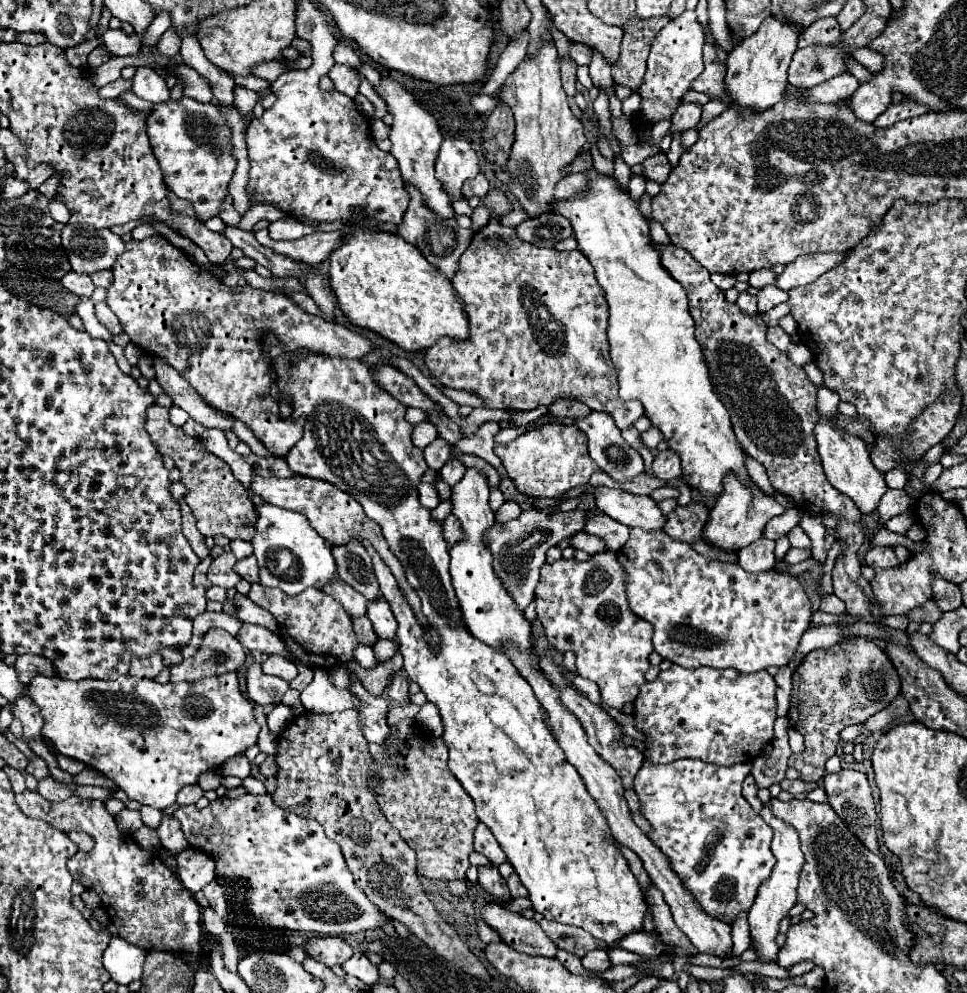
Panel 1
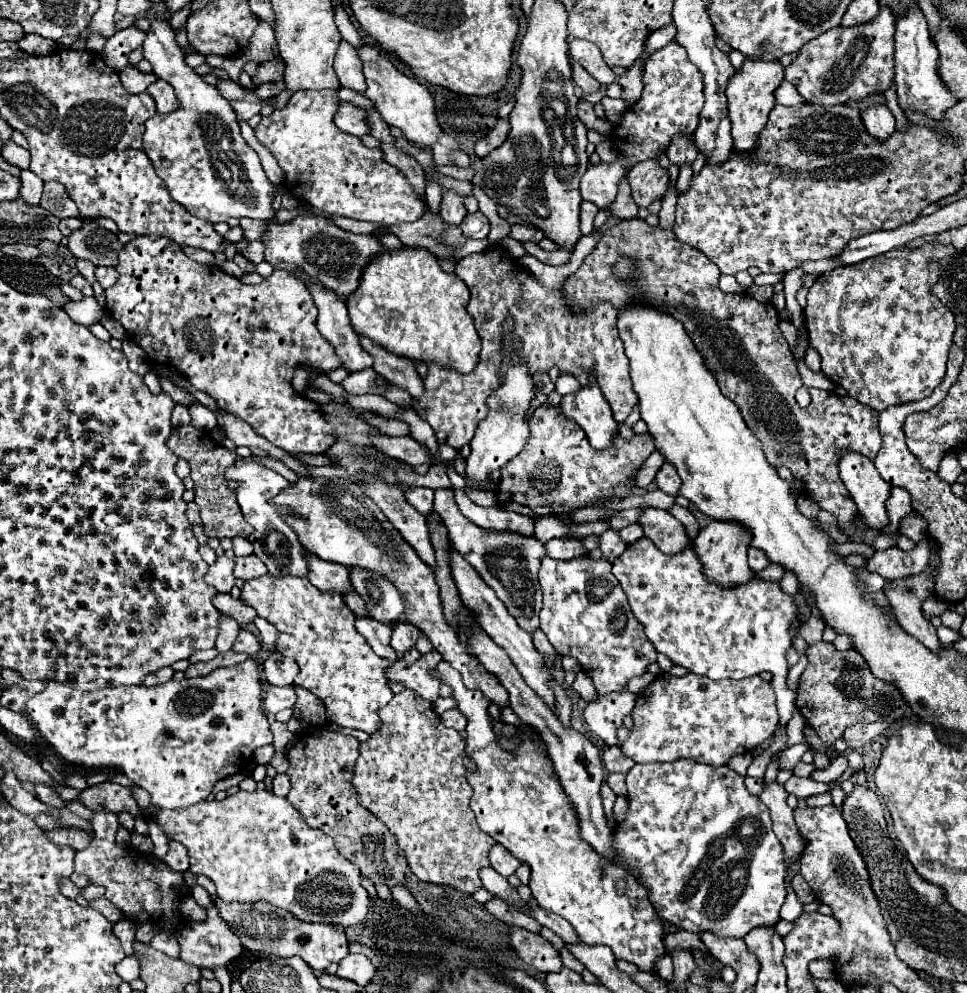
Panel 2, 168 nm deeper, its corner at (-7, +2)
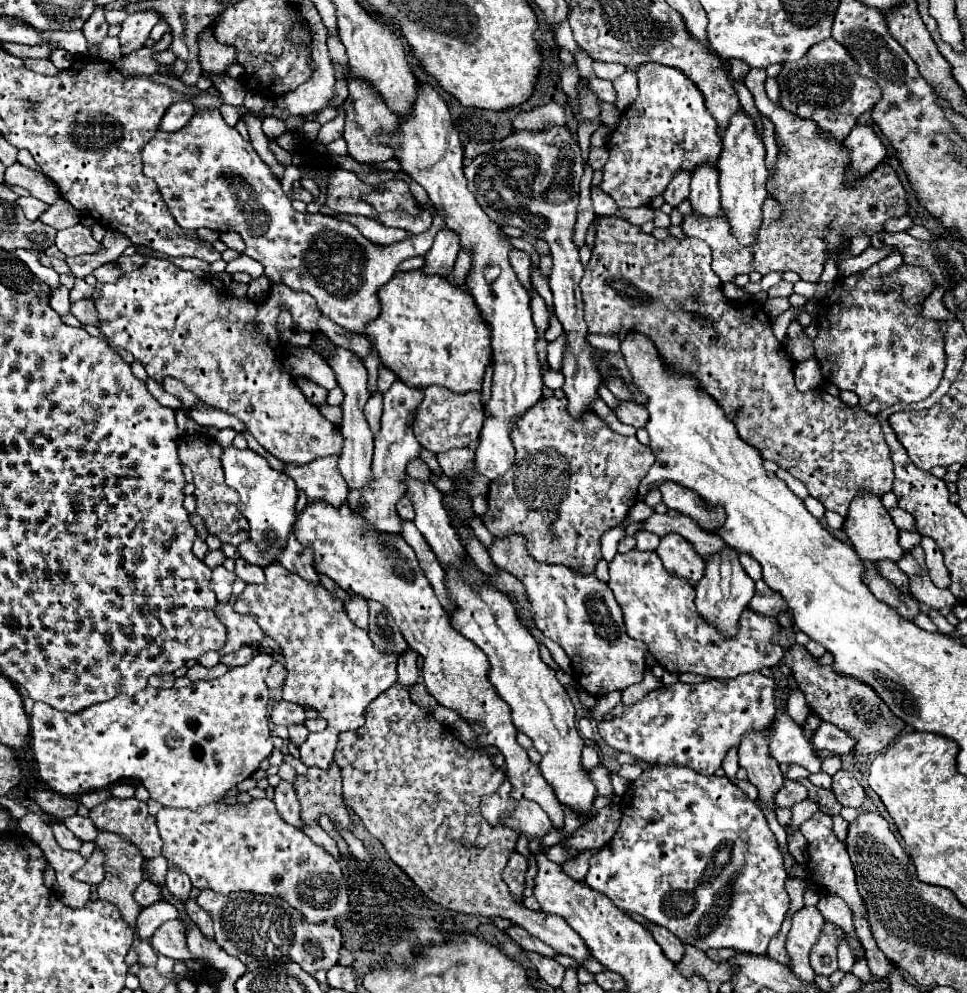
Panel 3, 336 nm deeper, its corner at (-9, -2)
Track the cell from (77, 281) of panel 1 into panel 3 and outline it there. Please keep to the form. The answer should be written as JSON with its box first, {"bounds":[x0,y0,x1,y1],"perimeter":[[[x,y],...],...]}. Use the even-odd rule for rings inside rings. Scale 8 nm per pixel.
{"bounds":[71,278,93,302],"perimeter":[[[77,278],[75,280],[75,288],[71,290],[71,302],[83,300],[83,298],[91,298],[93,296],[93,286],[89,286],[85,280]]]}

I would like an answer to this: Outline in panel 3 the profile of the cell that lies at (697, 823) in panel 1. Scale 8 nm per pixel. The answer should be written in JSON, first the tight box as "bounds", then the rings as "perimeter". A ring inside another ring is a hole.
{"bounds":[585,766,789,954],"perimeter":[[[653,766],[653,768],[645,770],[635,782],[629,784],[629,790],[621,798],[619,808],[621,808],[623,818],[621,818],[621,826],[619,826],[617,834],[611,838],[609,844],[605,844],[603,850],[599,850],[589,860],[589,872],[587,872],[585,882],[593,890],[605,894],[617,908],[623,908],[627,912],[637,912],[643,918],[647,918],[649,922],[665,926],[683,944],[691,944],[703,952],[707,952],[709,948],[733,948],[733,950],[751,952],[751,954],[765,954],[767,952],[769,940],[781,930],[785,912],[789,908],[789,896],[787,896],[785,886],[783,886],[787,880],[787,874],[783,870],[783,860],[781,860],[777,840],[775,840],[773,832],[769,830],[767,820],[765,820],[757,802],[751,802],[725,776],[701,776],[701,774],[691,772],[689,768],[683,768],[683,766]]]}

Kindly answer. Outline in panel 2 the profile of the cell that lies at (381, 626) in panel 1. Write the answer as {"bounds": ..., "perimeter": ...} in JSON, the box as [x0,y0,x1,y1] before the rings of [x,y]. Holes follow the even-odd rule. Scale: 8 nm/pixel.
{"bounds":[391,620,419,654],"perimeter":[[[399,620],[397,622],[397,628],[391,628],[391,630],[393,630],[391,646],[399,654],[411,650],[413,644],[415,644],[415,640],[417,640],[417,636],[419,636],[419,630],[413,624],[405,624],[403,620]]]}

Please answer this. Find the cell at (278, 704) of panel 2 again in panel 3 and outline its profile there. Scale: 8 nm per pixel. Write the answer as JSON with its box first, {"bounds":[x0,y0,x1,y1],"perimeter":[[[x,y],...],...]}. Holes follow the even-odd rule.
{"bounds":[271,702,305,726],"perimeter":[[[277,702],[271,712],[271,722],[279,726],[289,726],[289,724],[303,724],[305,722],[305,710],[293,702]]]}

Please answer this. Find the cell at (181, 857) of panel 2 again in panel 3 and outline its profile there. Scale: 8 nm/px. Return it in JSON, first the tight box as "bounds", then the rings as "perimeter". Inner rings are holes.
{"bounds":[165,868,191,902],"perimeter":[[[171,868],[167,872],[167,880],[165,880],[165,886],[169,890],[169,894],[177,900],[177,902],[185,902],[189,898],[189,892],[191,892],[191,880],[187,874],[181,874],[177,868]]]}

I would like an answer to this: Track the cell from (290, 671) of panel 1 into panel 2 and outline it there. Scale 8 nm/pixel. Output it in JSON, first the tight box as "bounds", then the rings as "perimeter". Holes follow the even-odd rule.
{"bounds":[263,652,299,686],"perimeter":[[[279,652],[271,654],[265,664],[263,664],[263,674],[265,680],[273,686],[287,686],[293,684],[295,676],[297,676],[299,668],[297,664],[293,664],[293,660],[289,660],[287,656],[281,656]]]}

